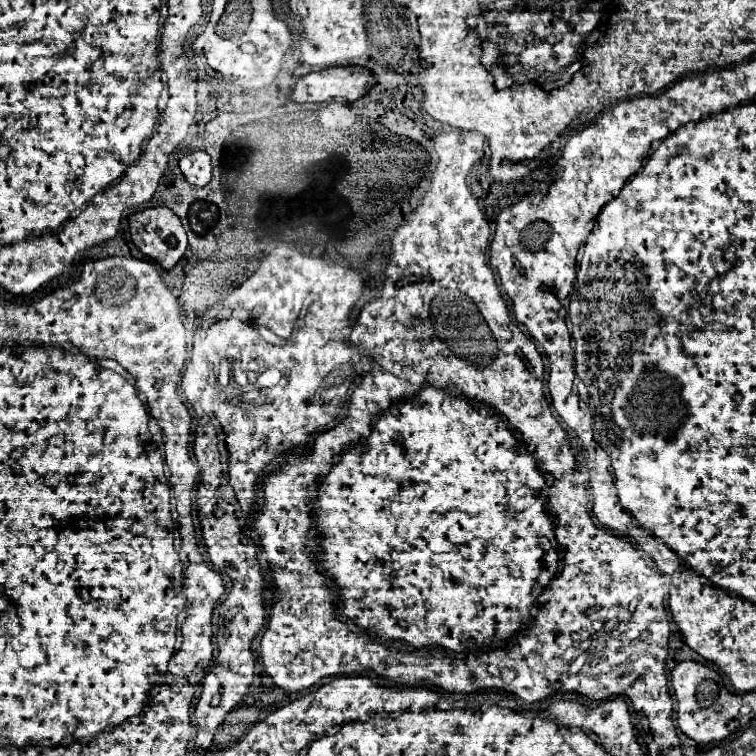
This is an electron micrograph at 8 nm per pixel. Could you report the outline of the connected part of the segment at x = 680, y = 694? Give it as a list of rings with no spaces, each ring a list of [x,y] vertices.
[[[694,661],[678,663],[672,671],[670,681],[672,681],[676,701],[678,701],[678,727],[696,745],[720,743],[730,735],[728,731],[730,721],[736,719],[740,721],[740,725],[746,725],[754,717],[754,711],[750,707],[752,695],[730,693],[724,685],[722,675],[706,665],[700,665]]]

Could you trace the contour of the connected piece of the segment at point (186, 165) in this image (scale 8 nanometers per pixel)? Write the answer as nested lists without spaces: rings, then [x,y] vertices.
[[[194,151],[188,153],[180,159],[180,171],[184,179],[192,185],[204,187],[212,179],[212,165],[210,165],[210,155],[204,151]]]

